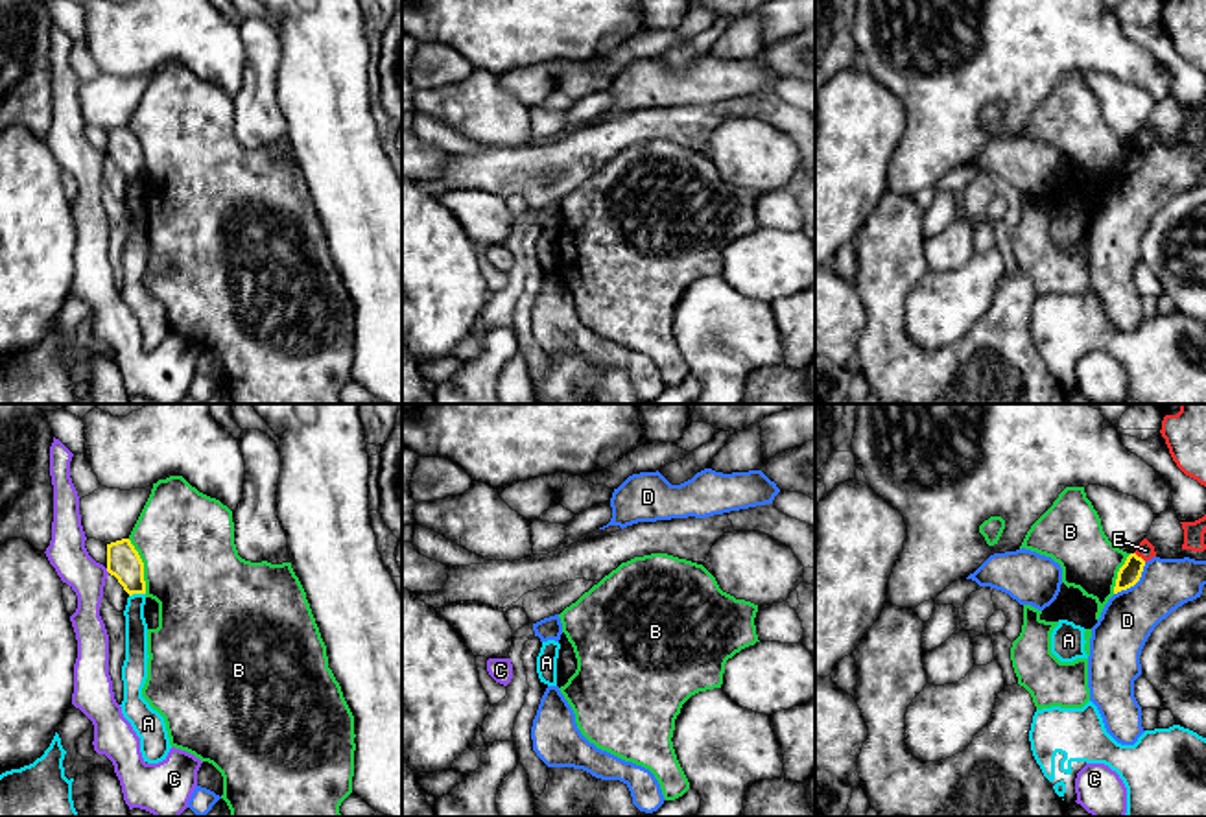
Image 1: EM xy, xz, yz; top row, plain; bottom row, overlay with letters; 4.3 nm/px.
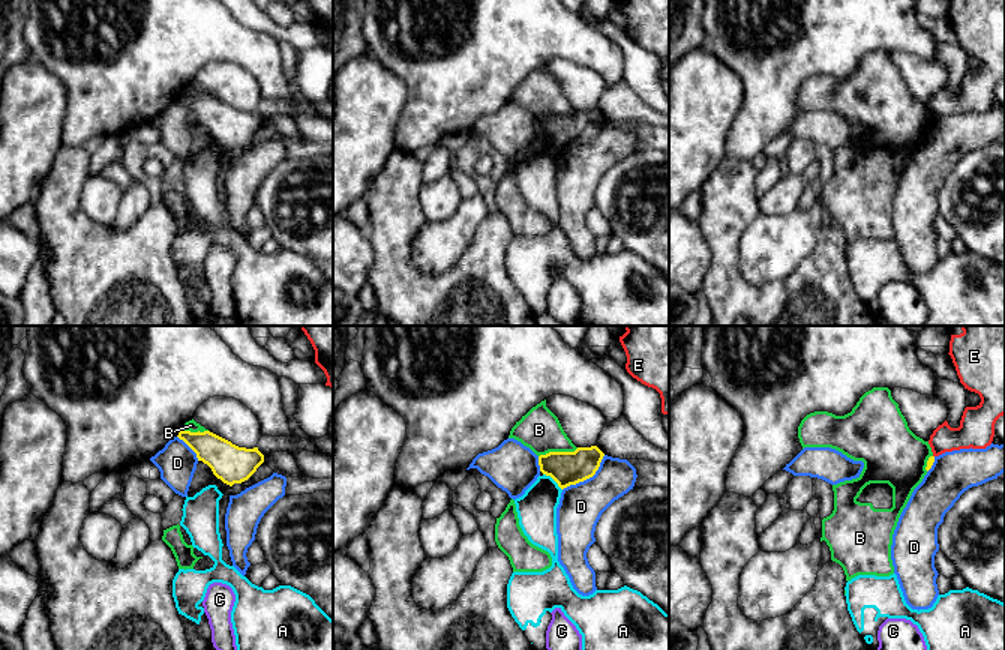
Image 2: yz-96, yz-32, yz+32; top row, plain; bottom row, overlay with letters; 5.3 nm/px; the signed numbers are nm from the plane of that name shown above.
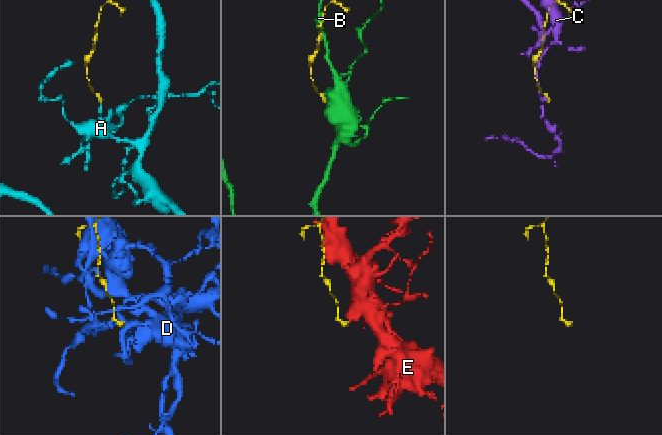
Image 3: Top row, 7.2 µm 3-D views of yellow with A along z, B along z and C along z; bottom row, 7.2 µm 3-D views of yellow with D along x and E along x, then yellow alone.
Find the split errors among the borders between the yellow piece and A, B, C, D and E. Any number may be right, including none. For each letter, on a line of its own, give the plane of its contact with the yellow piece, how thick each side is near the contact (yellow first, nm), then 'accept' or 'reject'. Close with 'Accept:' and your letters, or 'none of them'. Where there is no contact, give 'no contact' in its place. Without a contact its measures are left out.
A: contact in xy; calibres 150 and 100 nm; reject
B: contact in xy; calibres 150 and 420 nm; reject
C: contact in xy; calibres 150 and 170 nm; reject
D: contact in yz; calibres 100 and 240 nm; reject
E: contact in yz; calibres 100 and 80 nm; reject
Accept: none of them

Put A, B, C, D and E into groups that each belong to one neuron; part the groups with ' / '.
A / B / C / D / E

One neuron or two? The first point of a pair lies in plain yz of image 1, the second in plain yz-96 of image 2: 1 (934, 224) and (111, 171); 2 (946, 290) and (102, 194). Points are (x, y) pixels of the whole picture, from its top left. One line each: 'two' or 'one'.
1: two
2: two

